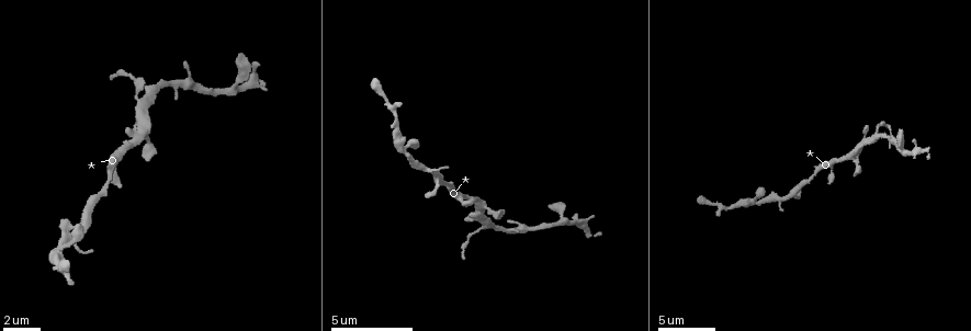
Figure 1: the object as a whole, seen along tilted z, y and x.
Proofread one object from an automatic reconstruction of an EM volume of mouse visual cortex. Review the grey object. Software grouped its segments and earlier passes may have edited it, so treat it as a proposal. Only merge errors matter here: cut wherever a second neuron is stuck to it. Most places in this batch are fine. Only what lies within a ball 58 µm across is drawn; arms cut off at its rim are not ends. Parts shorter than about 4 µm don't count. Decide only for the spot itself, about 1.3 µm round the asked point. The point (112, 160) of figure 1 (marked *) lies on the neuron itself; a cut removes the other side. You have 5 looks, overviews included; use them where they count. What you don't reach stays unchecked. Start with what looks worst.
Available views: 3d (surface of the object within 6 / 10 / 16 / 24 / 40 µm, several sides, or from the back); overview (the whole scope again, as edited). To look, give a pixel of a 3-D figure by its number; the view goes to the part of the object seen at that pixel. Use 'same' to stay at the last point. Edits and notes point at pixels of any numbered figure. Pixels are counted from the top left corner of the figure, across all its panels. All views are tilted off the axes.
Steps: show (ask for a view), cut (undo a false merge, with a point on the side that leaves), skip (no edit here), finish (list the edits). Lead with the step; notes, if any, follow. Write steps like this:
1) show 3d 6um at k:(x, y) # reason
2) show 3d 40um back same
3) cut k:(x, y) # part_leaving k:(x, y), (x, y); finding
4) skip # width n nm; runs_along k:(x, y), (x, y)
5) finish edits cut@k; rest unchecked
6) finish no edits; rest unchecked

show 3d 10um at 1:(782, 198) # thin neck

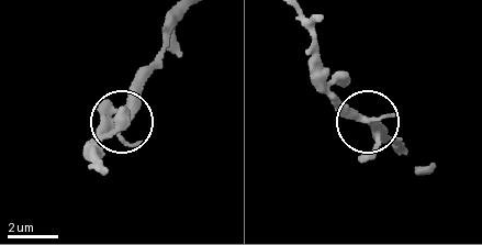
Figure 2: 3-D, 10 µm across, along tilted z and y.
skip # arms 3; one neuron here

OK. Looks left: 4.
show 3d 16um at 1:(147, 108) # calibre changes

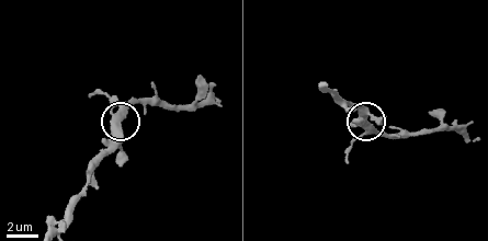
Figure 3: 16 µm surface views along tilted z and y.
skip # runs_along 3:(92, 165), (111, 150), (135, 101); all the same neuron

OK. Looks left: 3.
show 3d 10um at 1:(396, 125) # calibre changes

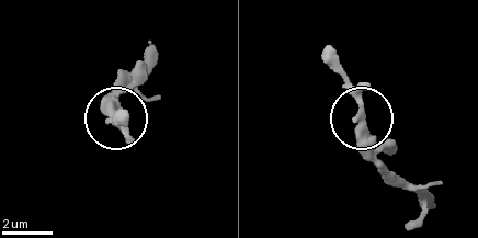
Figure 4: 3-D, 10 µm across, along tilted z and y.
show 3d 6um at 4:(362, 114) # closer look

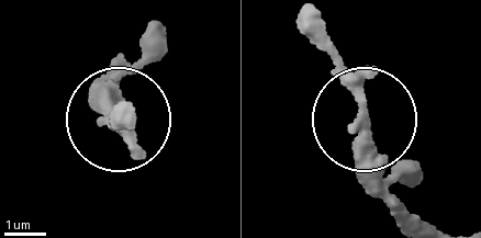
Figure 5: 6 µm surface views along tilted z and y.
skip # width 310 nm; runs_along 5:(412, 220), (324, 21); one neuron here

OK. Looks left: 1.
finish no edits; rest unchecked

